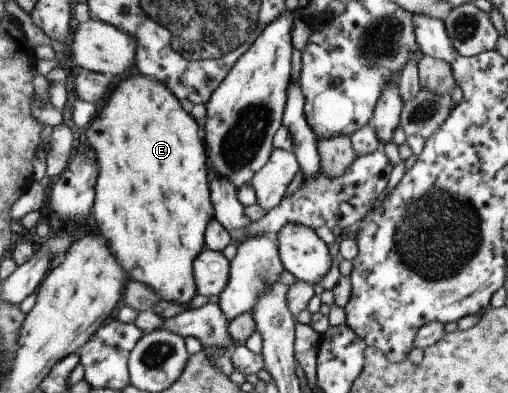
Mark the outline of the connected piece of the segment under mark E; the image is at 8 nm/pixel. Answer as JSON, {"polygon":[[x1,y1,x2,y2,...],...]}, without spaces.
{"polygon":[[141,72,131,75,112,90,110,97,93,119,92,124,86,128,86,136,88,144,96,153,99,165,98,186,92,212,97,224,99,224,99,232,105,235,107,240,110,240,112,253,115,253,123,268,128,272,129,280,144,282,154,288,162,296,162,300,181,303,184,306,189,304,193,300,193,296,198,293,194,277,194,262,206,247,206,230,211,220,215,218,215,207,209,178,211,170,208,166,205,140,201,136,201,124,181,106,179,99,163,81,155,80,141,74]]}

